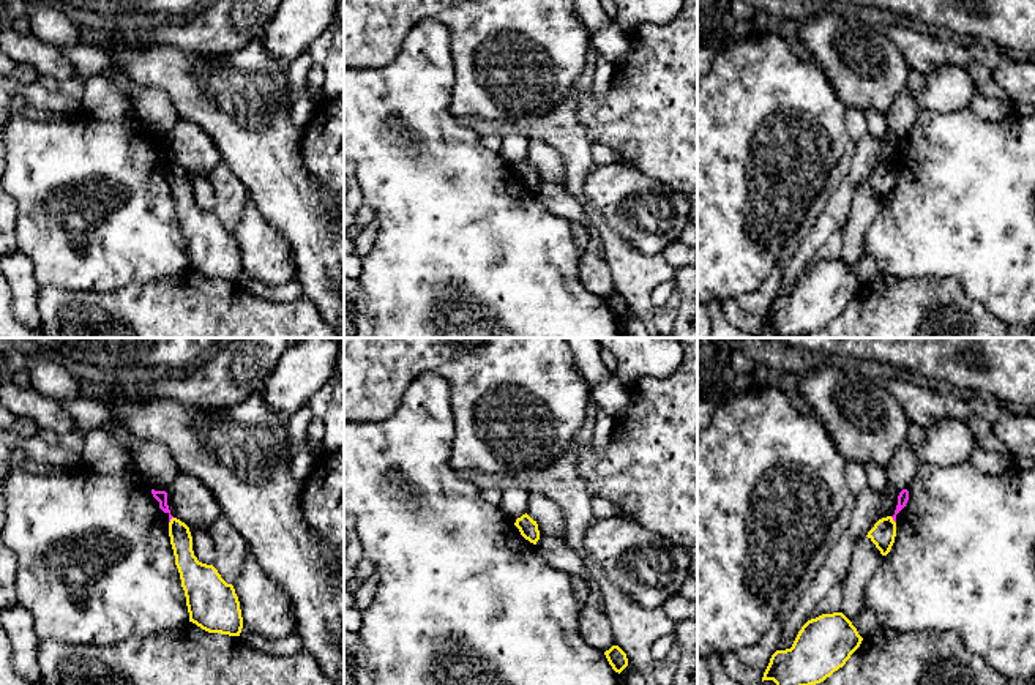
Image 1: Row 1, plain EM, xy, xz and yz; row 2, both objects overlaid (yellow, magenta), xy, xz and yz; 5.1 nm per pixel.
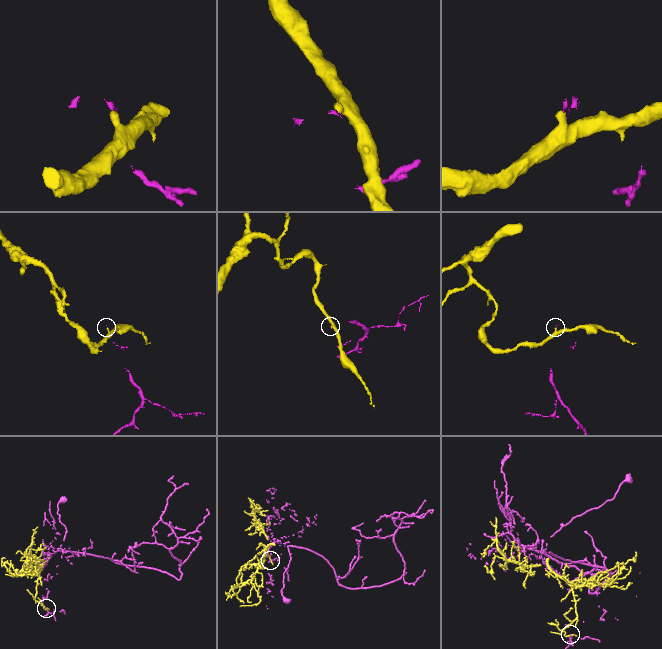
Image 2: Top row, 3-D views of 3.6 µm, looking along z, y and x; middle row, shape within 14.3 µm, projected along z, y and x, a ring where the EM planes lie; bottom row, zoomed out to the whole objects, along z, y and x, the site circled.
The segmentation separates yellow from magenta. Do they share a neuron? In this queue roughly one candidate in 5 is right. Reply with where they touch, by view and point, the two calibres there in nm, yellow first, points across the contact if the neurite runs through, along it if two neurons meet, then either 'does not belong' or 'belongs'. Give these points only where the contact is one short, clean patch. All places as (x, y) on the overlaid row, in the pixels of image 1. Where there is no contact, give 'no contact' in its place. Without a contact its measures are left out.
yz (892, 520) | 120/60 nm | along yz (890, 516), (895, 523) | does not belong

